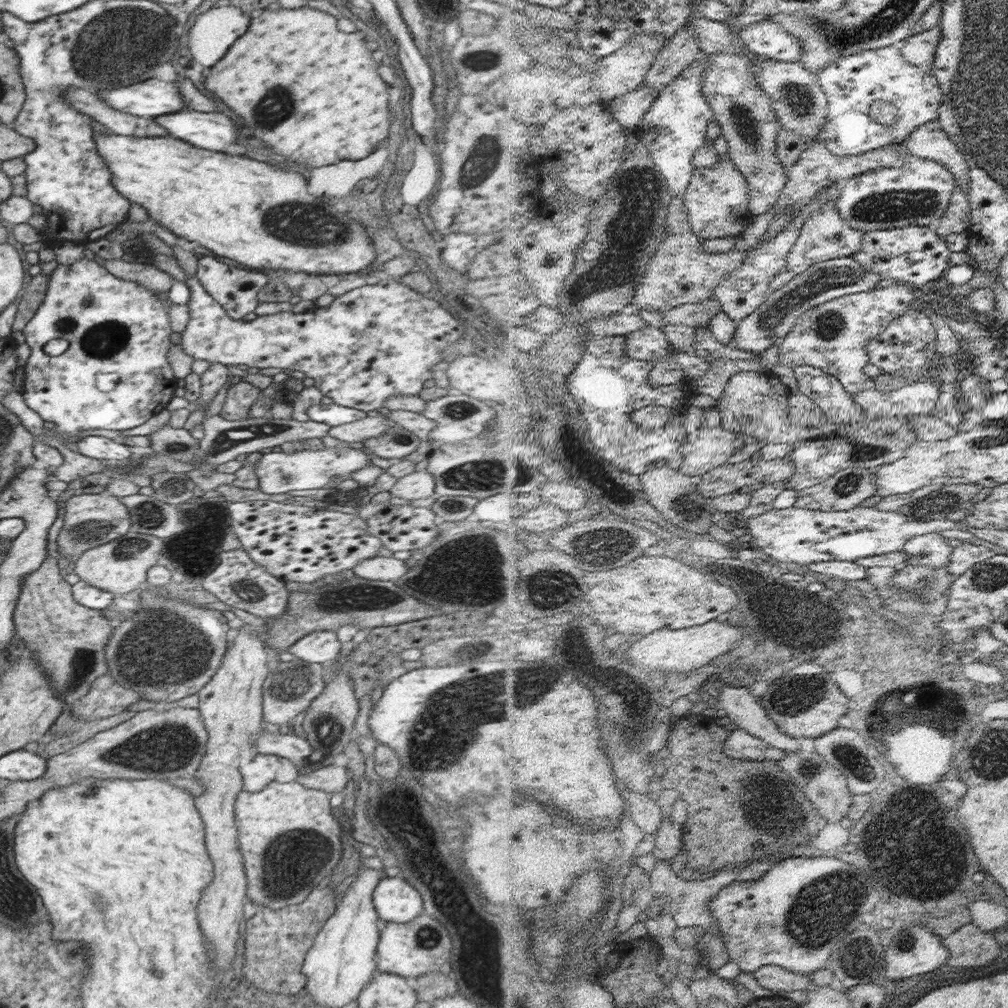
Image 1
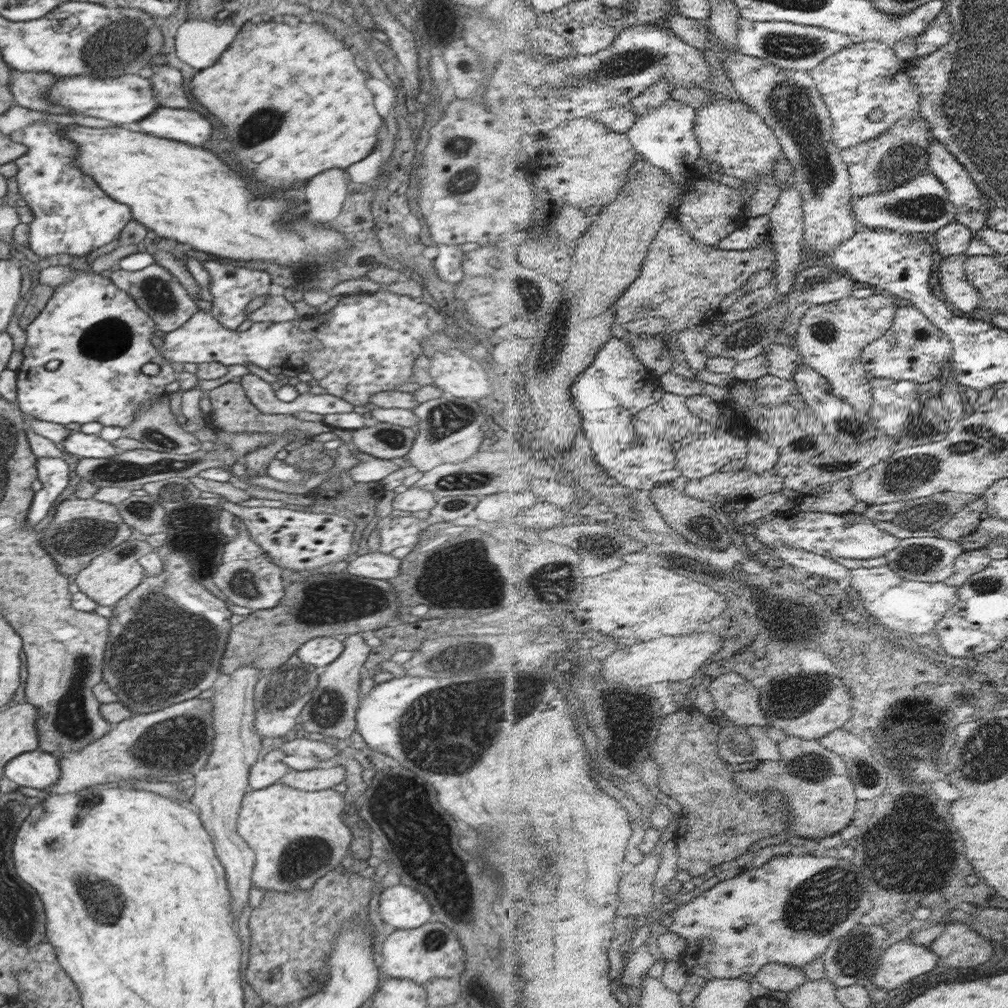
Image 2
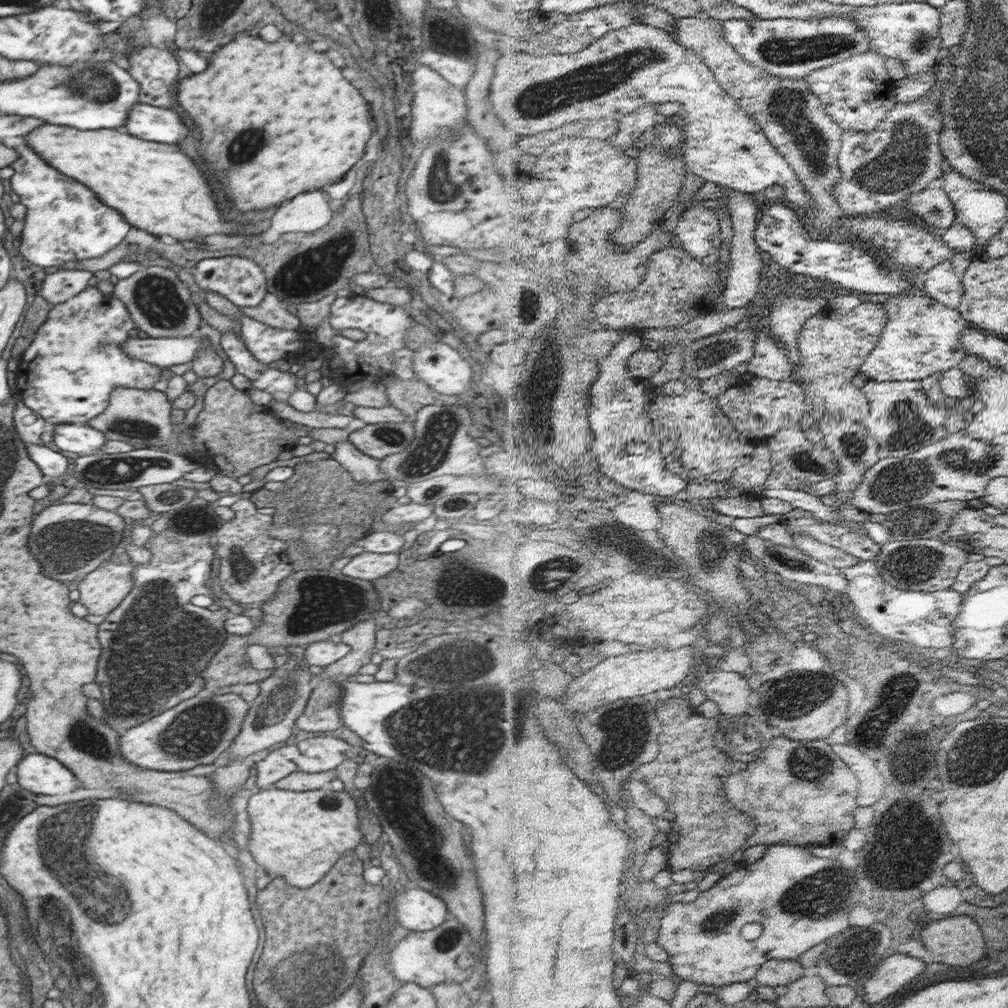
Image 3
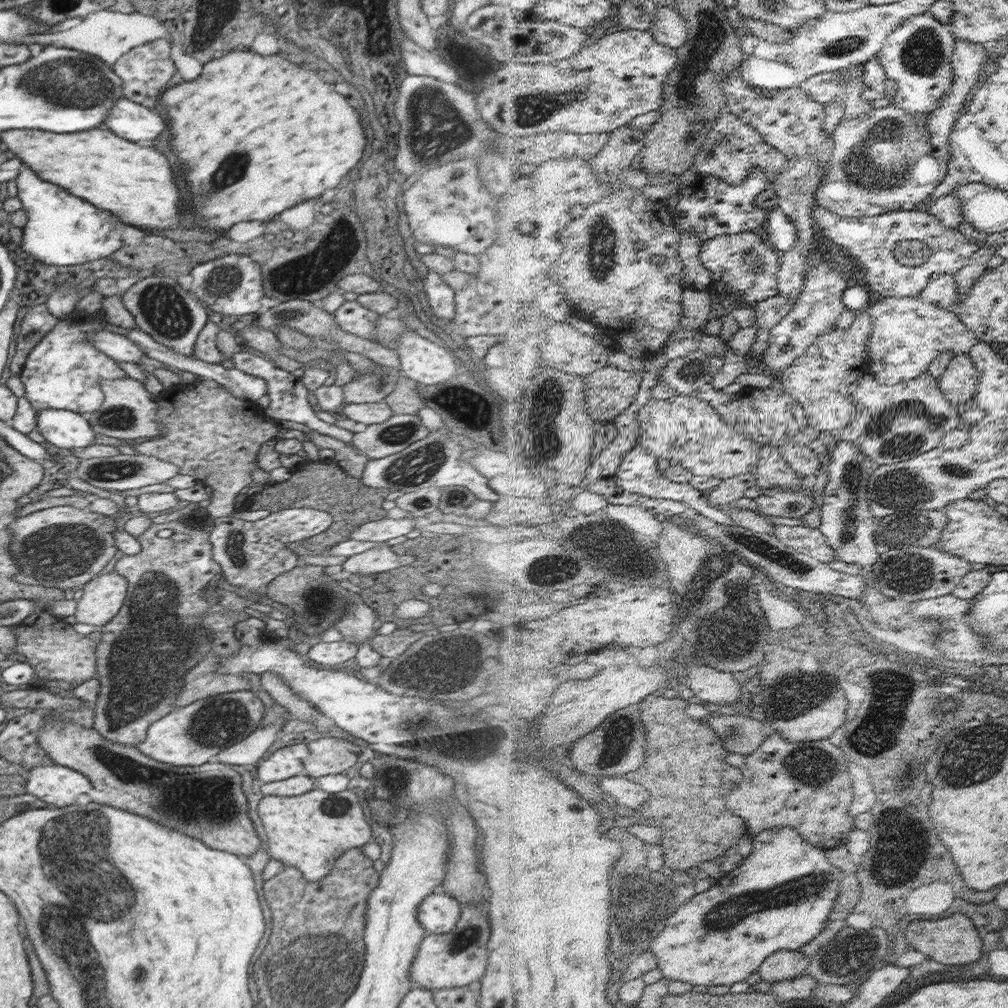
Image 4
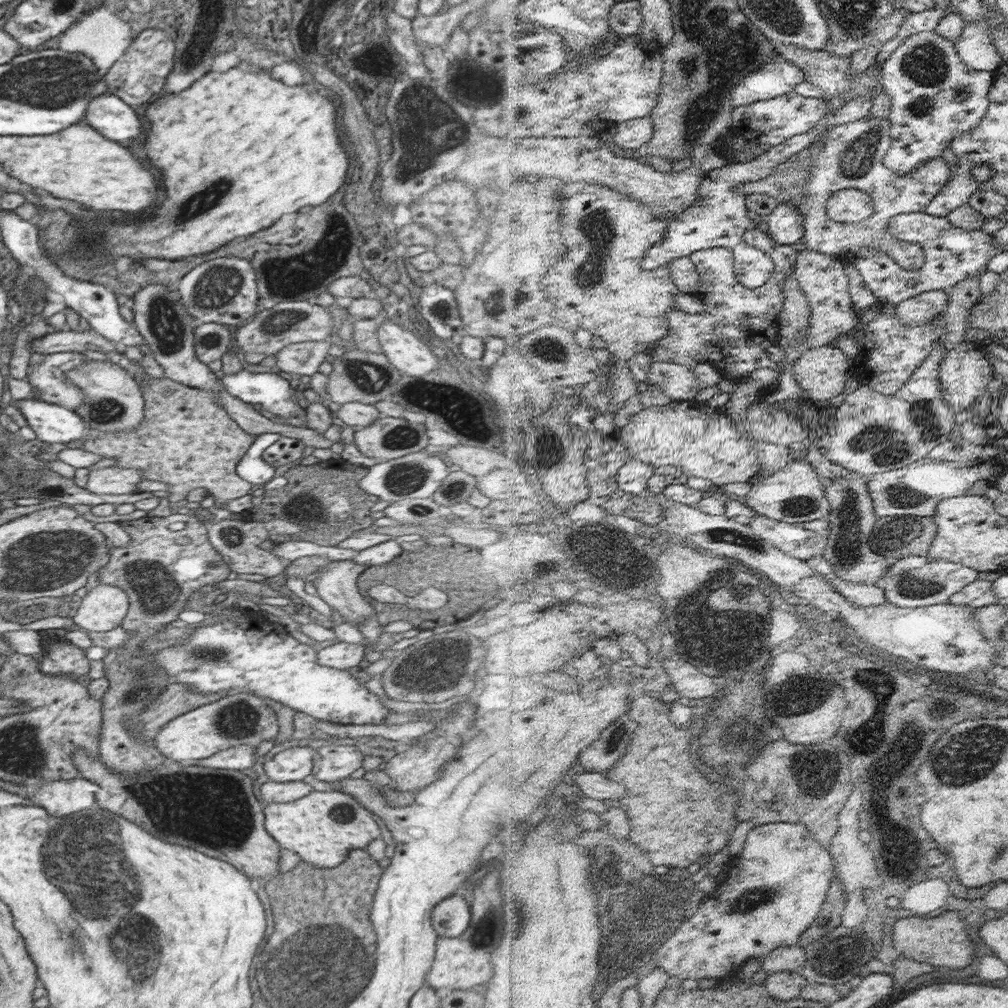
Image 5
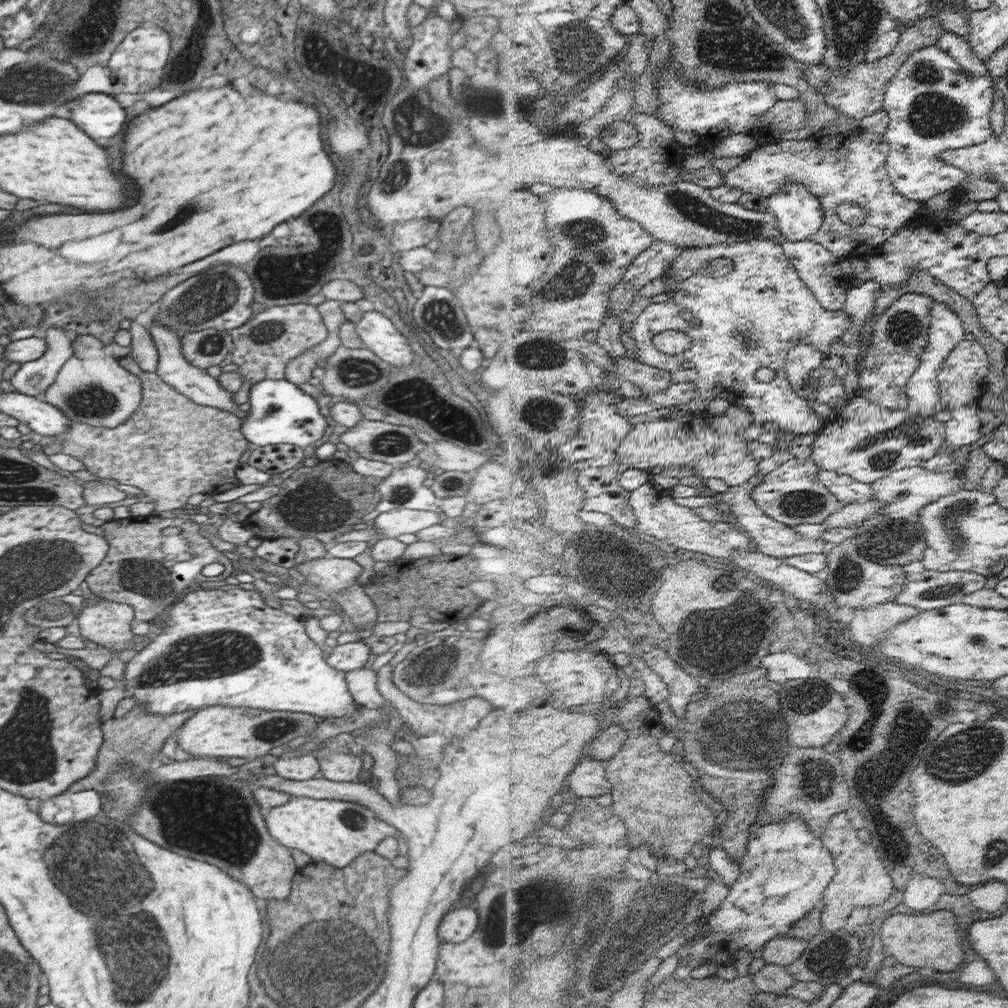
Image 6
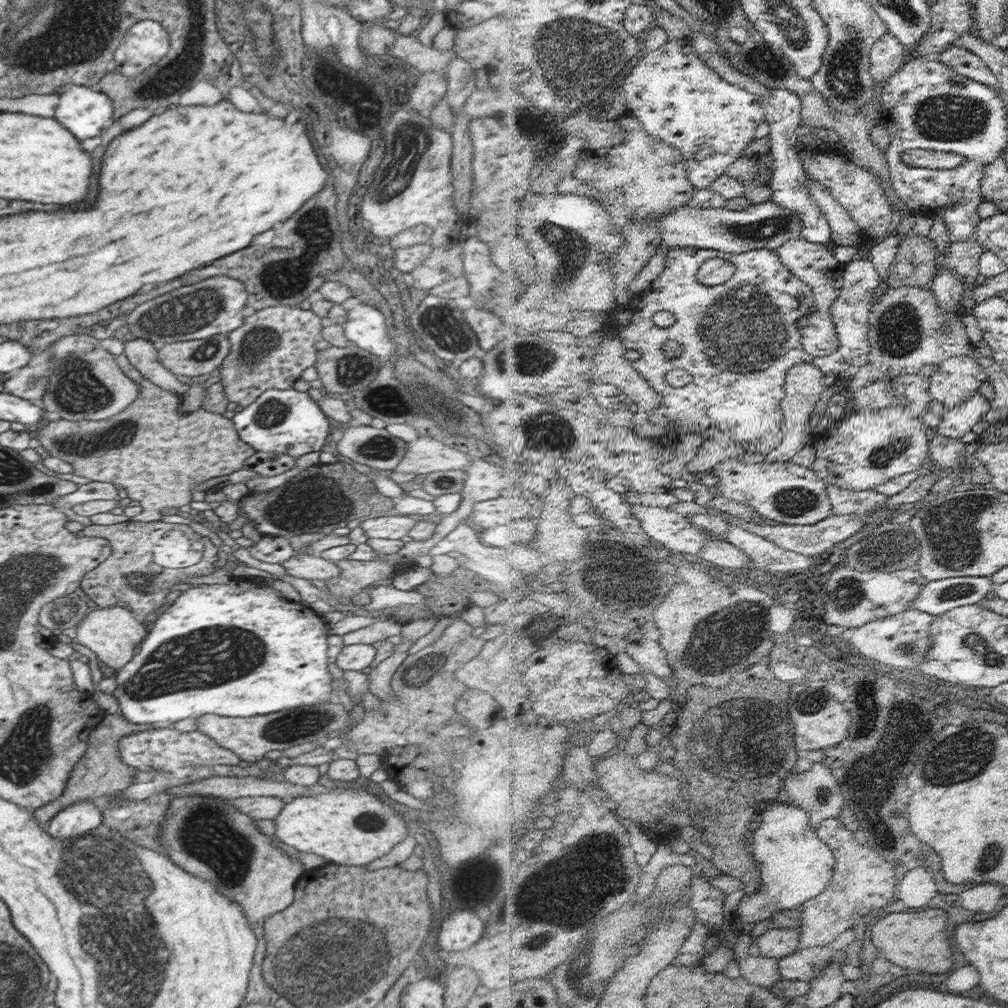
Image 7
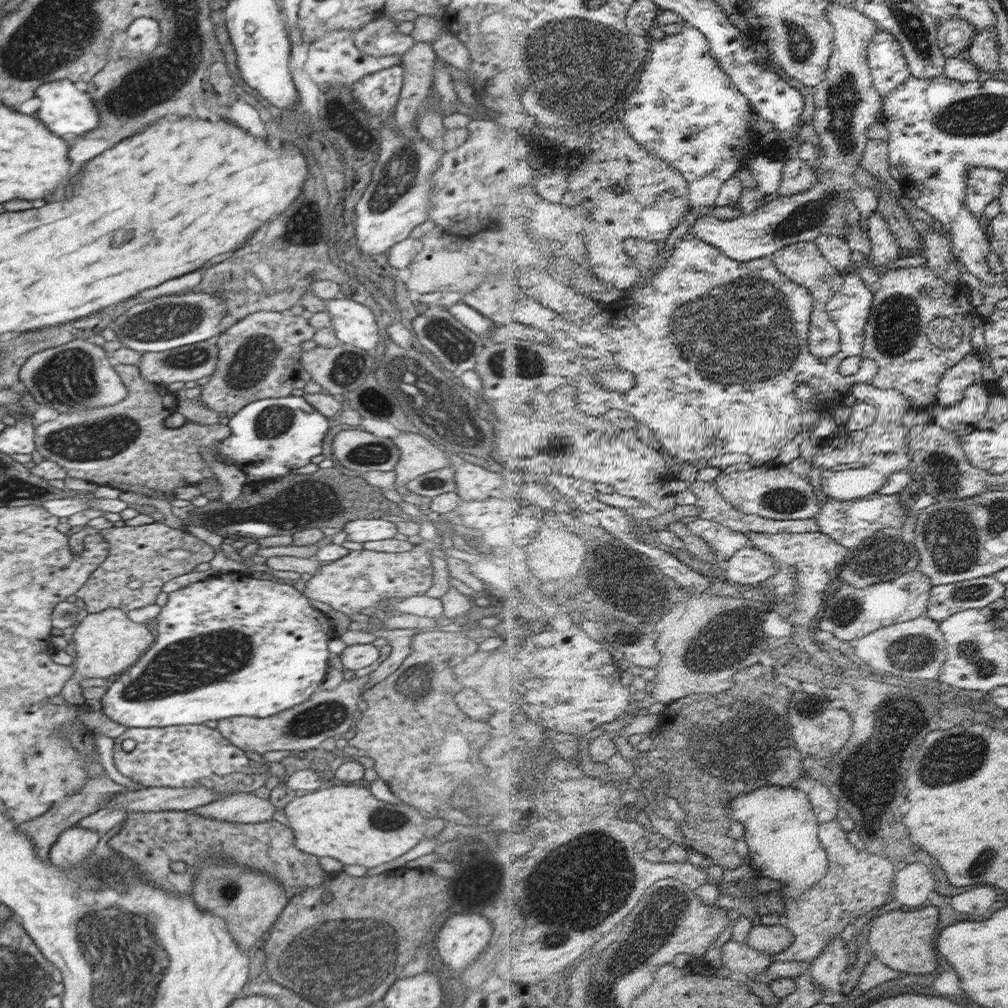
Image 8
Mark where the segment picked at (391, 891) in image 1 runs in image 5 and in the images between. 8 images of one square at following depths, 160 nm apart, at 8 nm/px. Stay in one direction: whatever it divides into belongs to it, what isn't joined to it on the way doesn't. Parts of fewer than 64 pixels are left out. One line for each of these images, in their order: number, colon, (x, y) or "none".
2: (403, 907)
3: (417, 909)
4: (439, 913)
5: (451, 917)

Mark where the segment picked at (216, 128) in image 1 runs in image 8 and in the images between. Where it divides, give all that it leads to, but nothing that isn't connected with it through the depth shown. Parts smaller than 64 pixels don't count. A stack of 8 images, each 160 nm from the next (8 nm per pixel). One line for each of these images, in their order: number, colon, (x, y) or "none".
2: (182, 125)
3: (145, 121)
4: (126, 119)
5: (108, 114)
6: (99, 115)
7: (83, 112)
8: (64, 110)

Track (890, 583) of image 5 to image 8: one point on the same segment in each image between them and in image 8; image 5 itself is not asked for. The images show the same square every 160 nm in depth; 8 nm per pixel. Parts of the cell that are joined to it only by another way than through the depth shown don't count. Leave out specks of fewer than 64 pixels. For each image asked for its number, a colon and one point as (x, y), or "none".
6: (932, 589)
7: (940, 596)
8: (947, 599)

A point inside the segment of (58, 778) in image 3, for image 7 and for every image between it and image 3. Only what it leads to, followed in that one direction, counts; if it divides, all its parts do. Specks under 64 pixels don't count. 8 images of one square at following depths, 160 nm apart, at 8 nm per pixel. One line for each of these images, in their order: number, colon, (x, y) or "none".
4: (55, 784)
5: (60, 798)
6: (68, 808)
7: (78, 819)

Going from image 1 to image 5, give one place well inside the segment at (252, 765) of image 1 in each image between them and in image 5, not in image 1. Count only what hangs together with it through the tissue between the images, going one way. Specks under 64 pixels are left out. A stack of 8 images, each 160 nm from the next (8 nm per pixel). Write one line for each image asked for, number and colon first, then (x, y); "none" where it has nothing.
2: (264, 772)
3: (279, 763)
4: (284, 763)
5: (292, 764)

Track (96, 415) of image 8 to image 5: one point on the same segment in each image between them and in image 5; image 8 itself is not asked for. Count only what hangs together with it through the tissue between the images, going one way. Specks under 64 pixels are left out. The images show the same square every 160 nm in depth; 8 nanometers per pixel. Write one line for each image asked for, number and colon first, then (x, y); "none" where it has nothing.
5: (186, 439)
6: (170, 447)
7: (157, 453)

